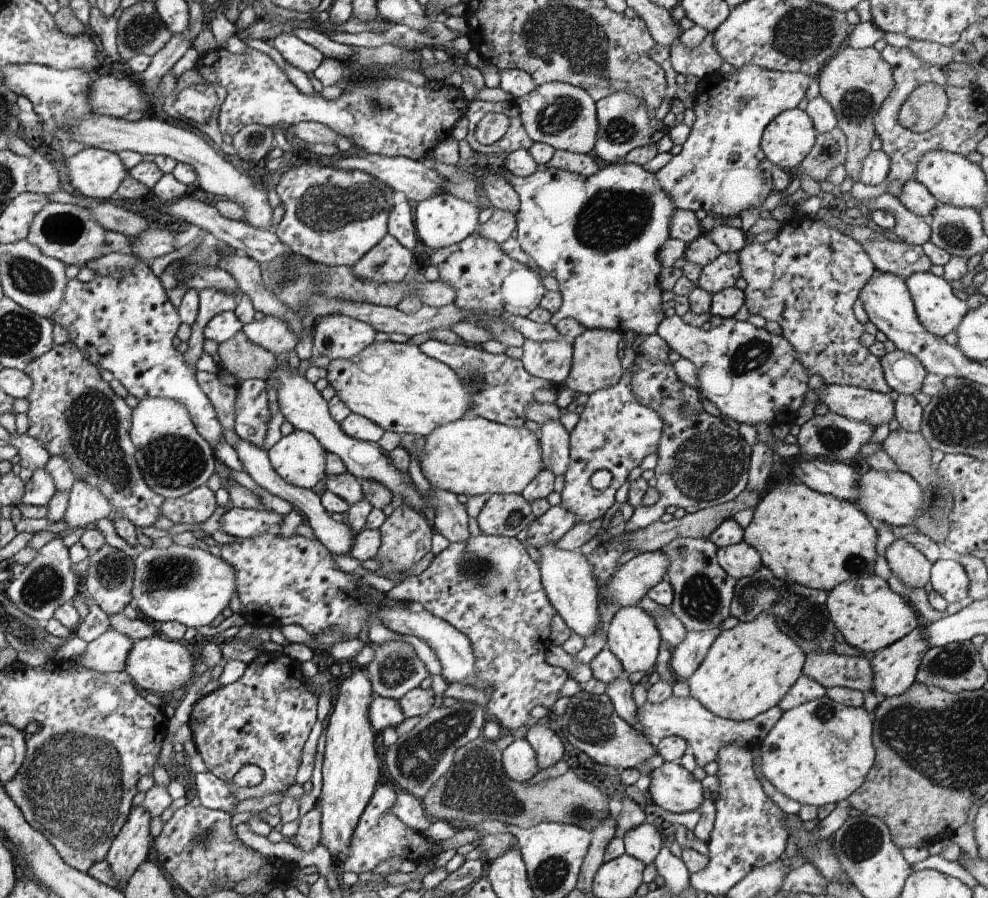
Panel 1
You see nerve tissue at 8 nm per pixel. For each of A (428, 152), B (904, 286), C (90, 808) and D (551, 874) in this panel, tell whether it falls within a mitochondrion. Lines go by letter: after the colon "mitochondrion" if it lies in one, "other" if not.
A: other
B: other
C: mitochondrion
D: mitochondrion

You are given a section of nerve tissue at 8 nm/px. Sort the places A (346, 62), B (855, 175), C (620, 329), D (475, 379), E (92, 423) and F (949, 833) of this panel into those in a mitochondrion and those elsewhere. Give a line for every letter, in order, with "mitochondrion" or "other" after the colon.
A: other
B: other
C: other
D: mitochondrion
E: mitochondrion
F: other

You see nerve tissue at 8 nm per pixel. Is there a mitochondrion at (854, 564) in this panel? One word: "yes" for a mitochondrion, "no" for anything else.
yes

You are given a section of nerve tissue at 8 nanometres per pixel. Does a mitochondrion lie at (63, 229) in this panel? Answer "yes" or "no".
yes

